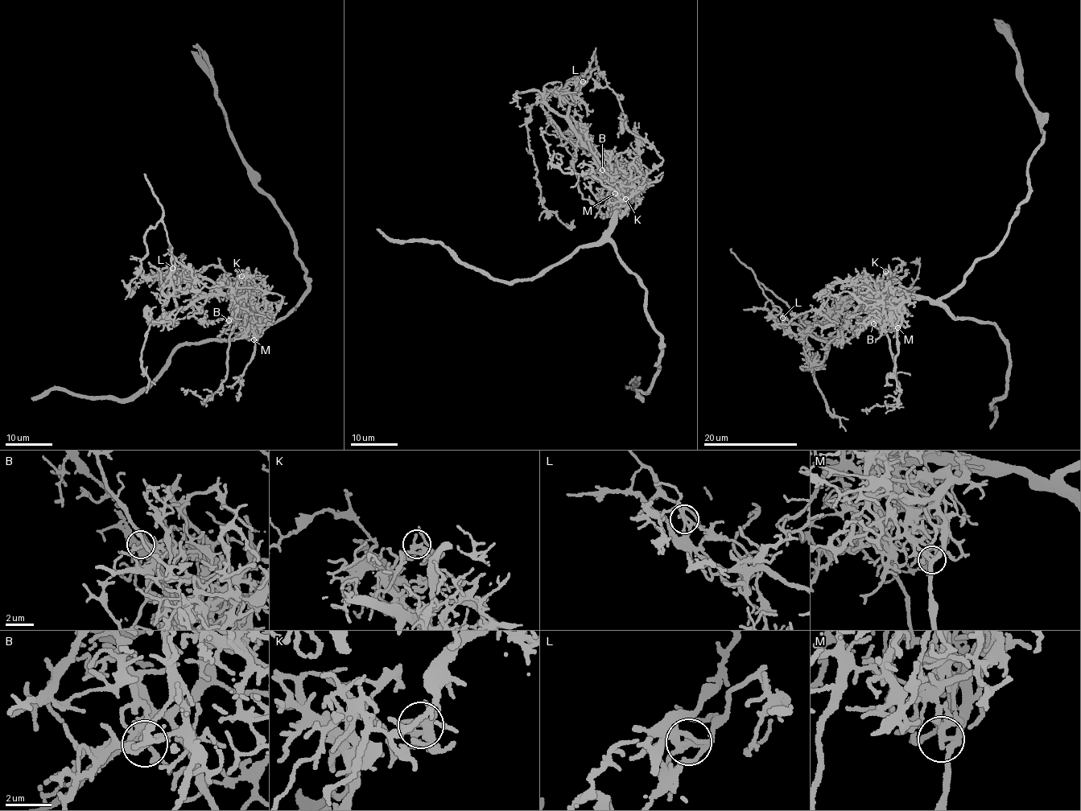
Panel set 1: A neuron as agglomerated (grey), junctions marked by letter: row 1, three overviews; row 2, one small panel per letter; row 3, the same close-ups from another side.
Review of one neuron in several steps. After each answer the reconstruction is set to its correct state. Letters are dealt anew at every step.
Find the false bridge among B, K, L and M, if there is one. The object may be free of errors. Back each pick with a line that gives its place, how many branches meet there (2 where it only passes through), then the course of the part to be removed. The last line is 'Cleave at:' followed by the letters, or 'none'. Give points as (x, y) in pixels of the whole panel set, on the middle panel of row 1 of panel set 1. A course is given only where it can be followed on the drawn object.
L: Place: (583, 81). Branches: 4. Course of the part to remove: (582, 82), (593, 70), (553, 92), (543, 110), (572, 156), (583, 198), (606, 214), (611, 197), (608, 191)
Cleave at: L

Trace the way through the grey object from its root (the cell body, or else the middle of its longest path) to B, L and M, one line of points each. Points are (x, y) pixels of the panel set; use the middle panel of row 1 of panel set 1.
B: (624, 262), (618, 257), (616, 244), (609, 236), (614, 228), (615, 200), (605, 184), (605, 171), (602, 170)
L: (624, 262), (609, 236), (614, 228), (615, 188), (568, 118), (572, 93), (577, 82), (582, 82)
M: (624, 262), (618, 257), (616, 244), (609, 236), (614, 228), (614, 214), (625, 202), (622, 206), (615, 193)

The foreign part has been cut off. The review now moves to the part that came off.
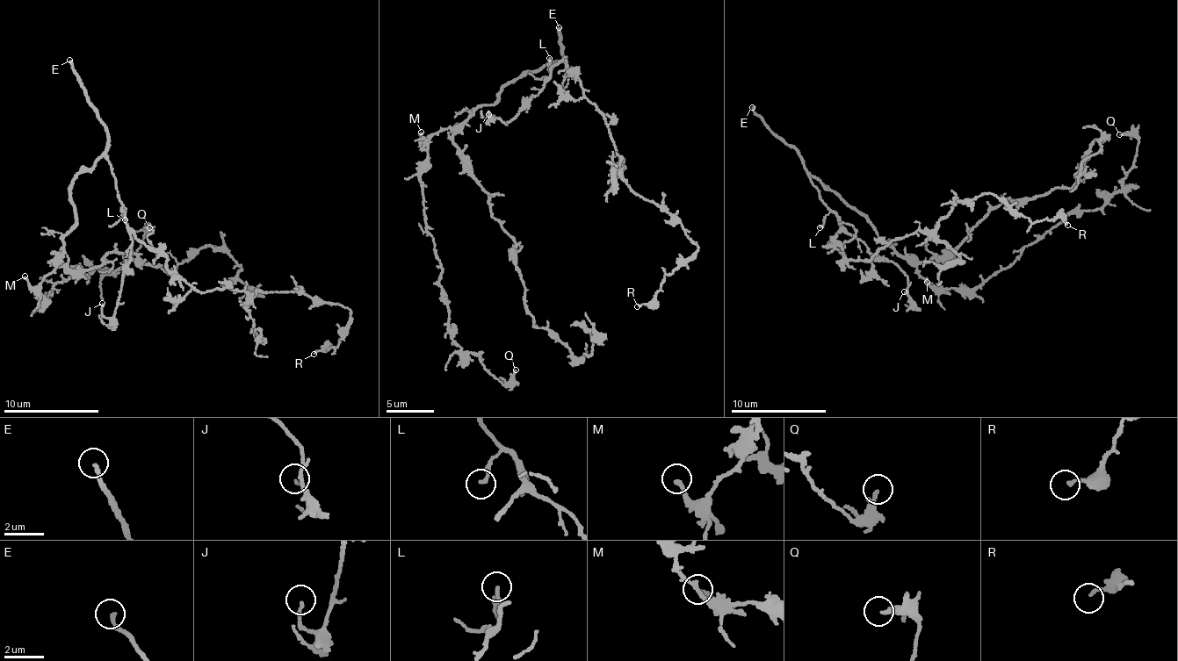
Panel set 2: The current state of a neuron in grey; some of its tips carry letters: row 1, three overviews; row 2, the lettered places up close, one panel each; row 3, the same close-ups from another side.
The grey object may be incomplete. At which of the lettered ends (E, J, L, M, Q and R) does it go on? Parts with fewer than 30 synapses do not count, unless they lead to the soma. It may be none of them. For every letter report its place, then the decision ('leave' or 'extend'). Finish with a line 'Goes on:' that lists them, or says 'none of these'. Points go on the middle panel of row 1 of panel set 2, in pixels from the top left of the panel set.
E: place (559, 27); extend
J: place (488, 114); leave
L: place (549, 58); leave
M: place (421, 132); leave
Q: place (516, 370); leave
R: place (637, 306); leave
Goes on: E

